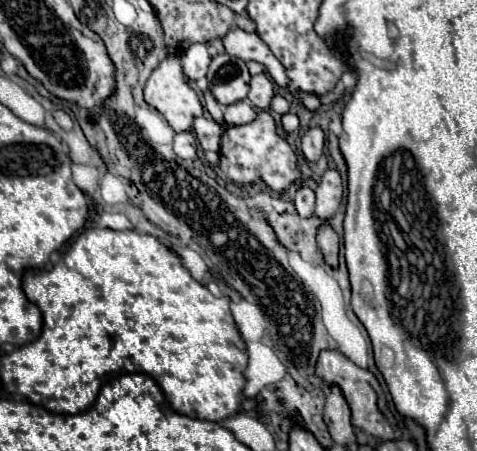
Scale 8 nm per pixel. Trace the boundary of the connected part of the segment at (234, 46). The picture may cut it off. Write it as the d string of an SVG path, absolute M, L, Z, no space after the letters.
M231 29L225 37L225 51L233 57L239 57L243 61L257 61L261 65L265 65L265 69L269 71L269 75L275 79L277 85L287 87L289 79L285 75L283 65L279 63L279 59L269 51L269 47L265 45L265 41L257 35L257 33L247 33L243 29Z

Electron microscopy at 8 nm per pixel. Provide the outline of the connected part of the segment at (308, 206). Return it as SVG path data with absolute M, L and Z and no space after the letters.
M303 185L295 195L295 207L301 217L311 217L315 211L315 191L307 185Z

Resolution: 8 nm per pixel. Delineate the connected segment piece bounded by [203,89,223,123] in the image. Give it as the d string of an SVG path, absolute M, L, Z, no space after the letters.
M205 89L203 95L205 95L205 109L211 113L211 117L217 123L223 123L223 105L213 97L213 93L209 89Z

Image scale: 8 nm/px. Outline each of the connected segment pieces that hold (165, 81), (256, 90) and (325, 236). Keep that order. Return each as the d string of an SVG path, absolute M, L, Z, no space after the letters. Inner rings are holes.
M169 55L165 61L161 61L151 77L145 83L145 101L147 105L151 105L153 109L157 109L167 123L173 127L173 131L189 131L193 127L193 119L203 115L203 105L197 97L197 93L189 87L187 77L183 75L183 67L181 67L181 59L177 55Z
M265 73L251 77L251 91L247 95L251 105L255 109L267 109L271 97L274 97L274 87L272 81L269 81L269 77Z
M329 223L319 227L319 231L317 231L317 247L323 253L325 263L335 269L337 267L337 257L339 257L339 237L337 237L335 229Z

